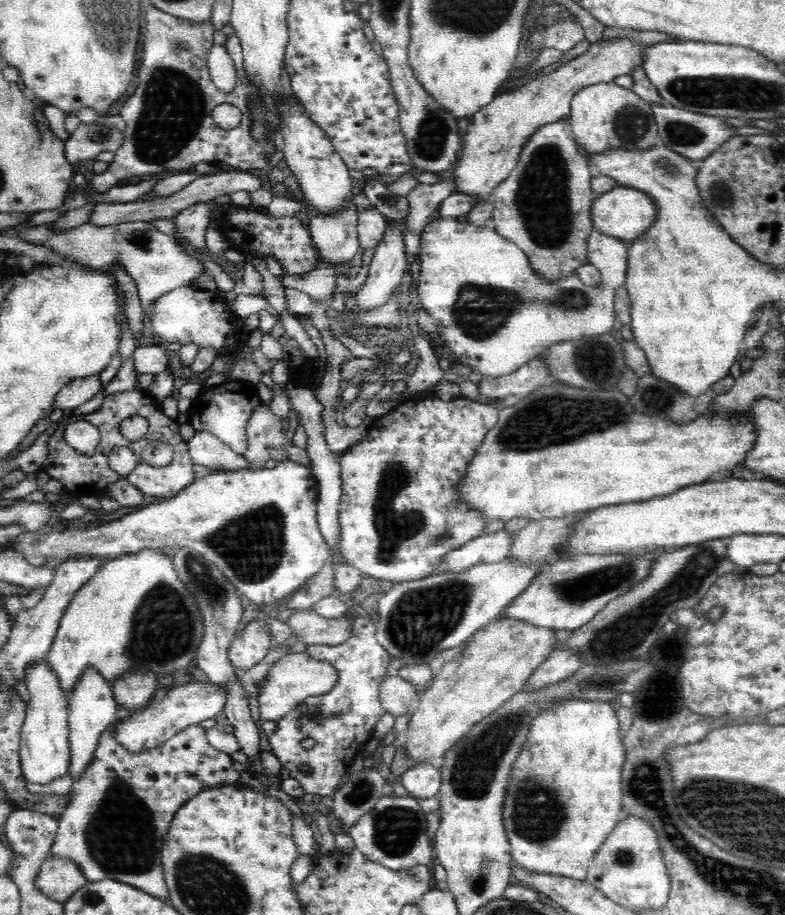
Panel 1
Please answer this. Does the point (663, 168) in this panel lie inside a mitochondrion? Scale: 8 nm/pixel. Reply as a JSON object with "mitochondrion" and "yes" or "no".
{"mitochondrion":"yes"}

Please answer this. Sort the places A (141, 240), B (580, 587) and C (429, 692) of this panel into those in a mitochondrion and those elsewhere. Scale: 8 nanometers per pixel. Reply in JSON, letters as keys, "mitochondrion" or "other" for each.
{"A":"mitochondrion","B":"mitochondrion","C":"other"}

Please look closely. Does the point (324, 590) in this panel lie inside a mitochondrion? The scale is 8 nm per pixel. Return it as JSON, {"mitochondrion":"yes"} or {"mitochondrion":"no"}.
{"mitochondrion":"no"}

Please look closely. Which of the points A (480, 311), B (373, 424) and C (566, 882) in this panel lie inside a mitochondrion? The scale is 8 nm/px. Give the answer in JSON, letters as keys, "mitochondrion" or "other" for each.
{"A":"mitochondrion","B":"other","C":"other"}

